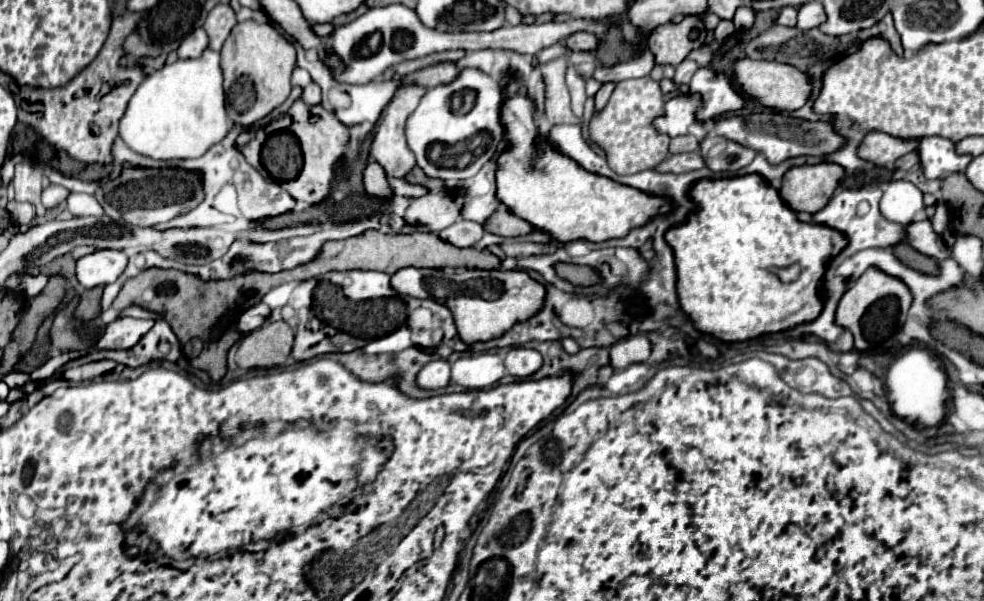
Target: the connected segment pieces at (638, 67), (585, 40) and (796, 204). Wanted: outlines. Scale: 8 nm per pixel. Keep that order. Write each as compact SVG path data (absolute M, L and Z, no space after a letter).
M650 51L630 59L628 63L622 63L622 65L616 65L616 67L602 67L602 65L596 65L596 81L600 83L606 83L606 81L624 81L624 79L632 79L632 77L646 77L650 75L650 71L654 69L654 57Z
M576 31L564 39L564 43L570 51L592 51L592 49L596 49L598 41L600 39L588 31Z
M836 163L792 167L782 177L780 197L794 211L816 213L830 201L842 173L842 167Z

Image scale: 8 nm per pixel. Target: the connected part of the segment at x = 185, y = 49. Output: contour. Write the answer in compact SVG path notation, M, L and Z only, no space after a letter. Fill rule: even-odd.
M202 27L194 29L178 47L178 57L180 59L190 59L190 57L200 57L202 51L208 47L208 37Z

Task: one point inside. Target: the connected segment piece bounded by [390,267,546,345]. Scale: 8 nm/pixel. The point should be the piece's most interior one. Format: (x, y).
(485, 303)

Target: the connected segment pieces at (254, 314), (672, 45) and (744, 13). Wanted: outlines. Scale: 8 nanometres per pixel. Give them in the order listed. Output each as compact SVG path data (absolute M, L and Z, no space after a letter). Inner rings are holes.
M258 303L258 305L254 305L254 307L250 307L248 311L244 311L242 315L240 315L240 319L238 319L238 331L240 333L250 333L250 331L254 331L254 329L258 329L258 327L262 327L262 323L266 321L266 317L270 315L270 307L266 305L266 303Z
M688 15L680 23L666 23L650 33L650 51L658 65L678 65L692 49L702 47L704 25L700 19ZM698 27L698 37L690 39L690 33Z
M740 7L734 15L734 25L736 29L750 29L754 23L754 11L748 7Z

